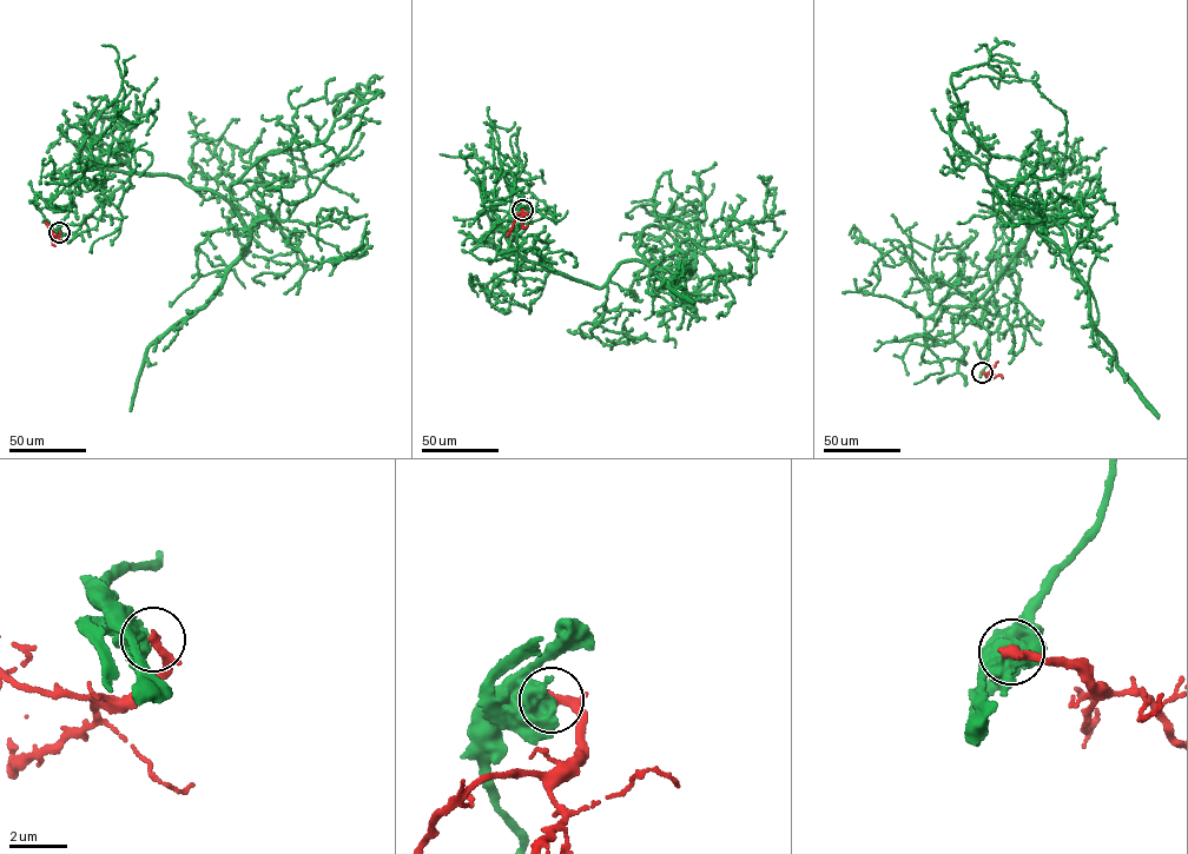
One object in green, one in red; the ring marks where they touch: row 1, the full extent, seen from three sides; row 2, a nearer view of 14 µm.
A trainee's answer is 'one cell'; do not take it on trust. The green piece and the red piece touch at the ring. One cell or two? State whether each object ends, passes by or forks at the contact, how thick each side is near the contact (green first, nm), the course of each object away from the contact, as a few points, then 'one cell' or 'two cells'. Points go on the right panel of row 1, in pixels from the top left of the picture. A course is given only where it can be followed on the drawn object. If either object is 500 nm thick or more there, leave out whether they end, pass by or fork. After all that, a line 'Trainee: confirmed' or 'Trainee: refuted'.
calibres 500 and 360 nm; course green (982, 372), (1002, 318), (983, 297), (1041, 224), (990, 184), (951, 75), (983, 64), (1031, 78); course red (982, 372), (985, 376), (997, 362); two cells
Trainee: refuted

